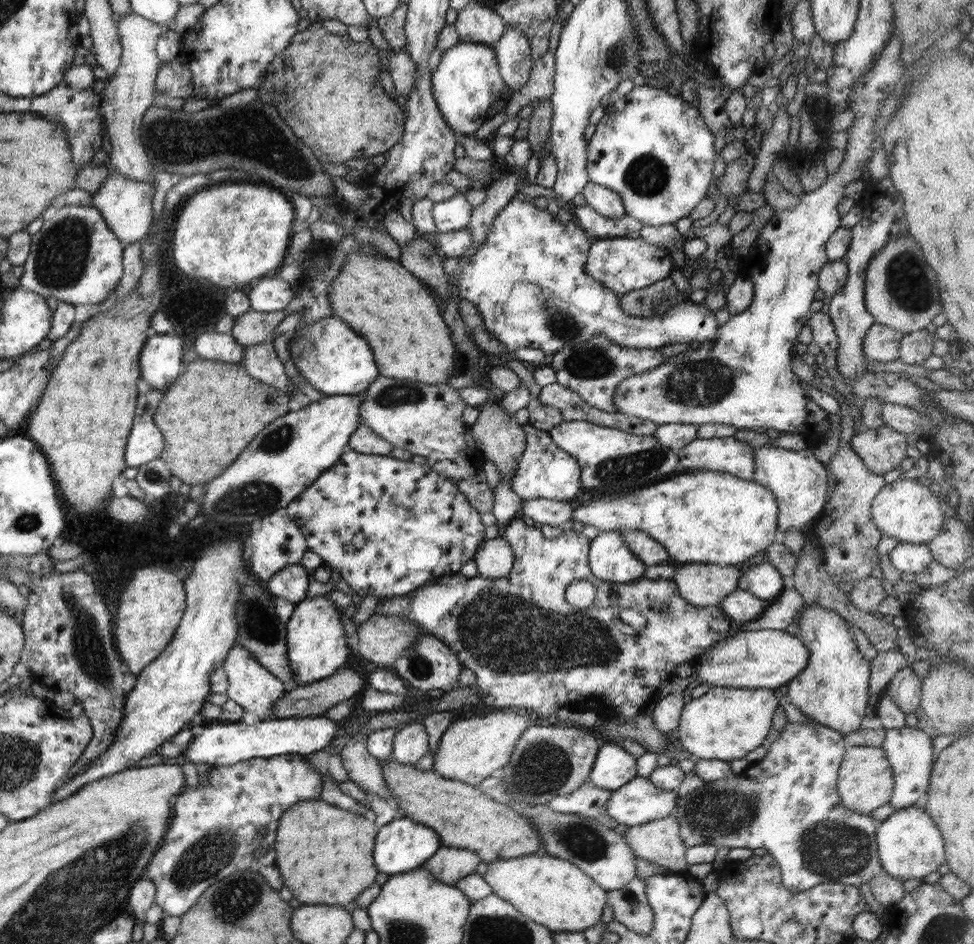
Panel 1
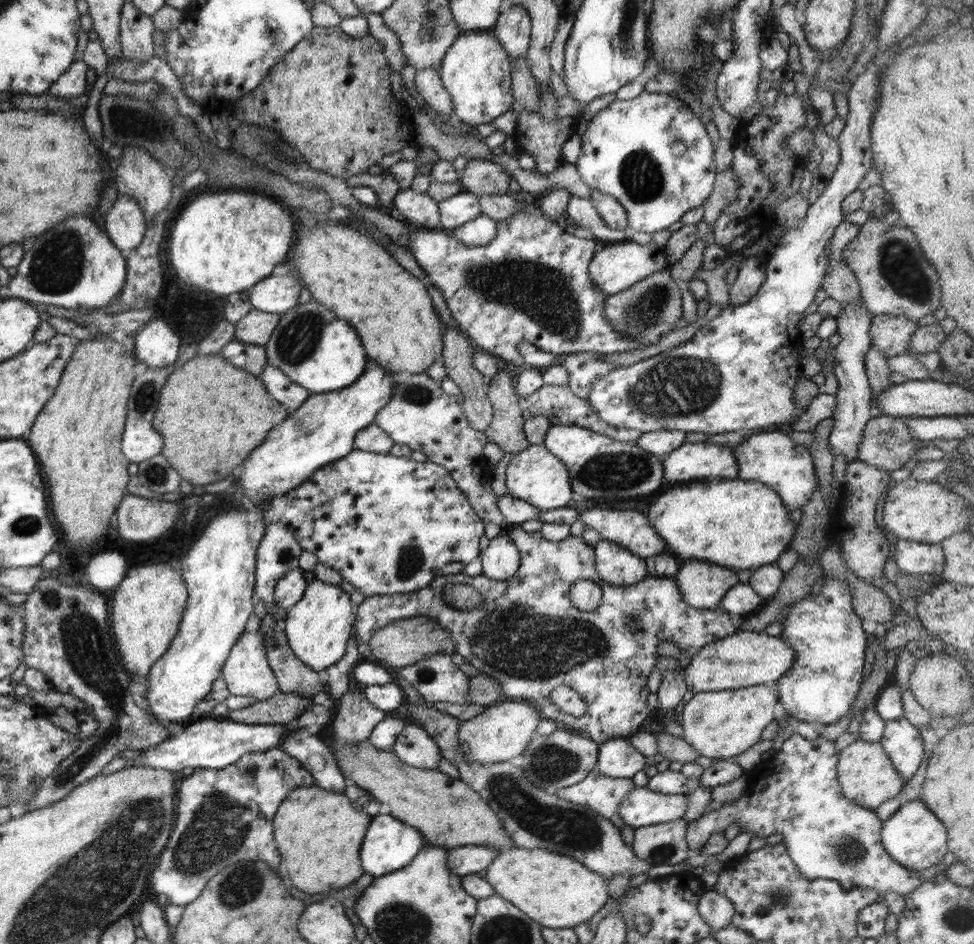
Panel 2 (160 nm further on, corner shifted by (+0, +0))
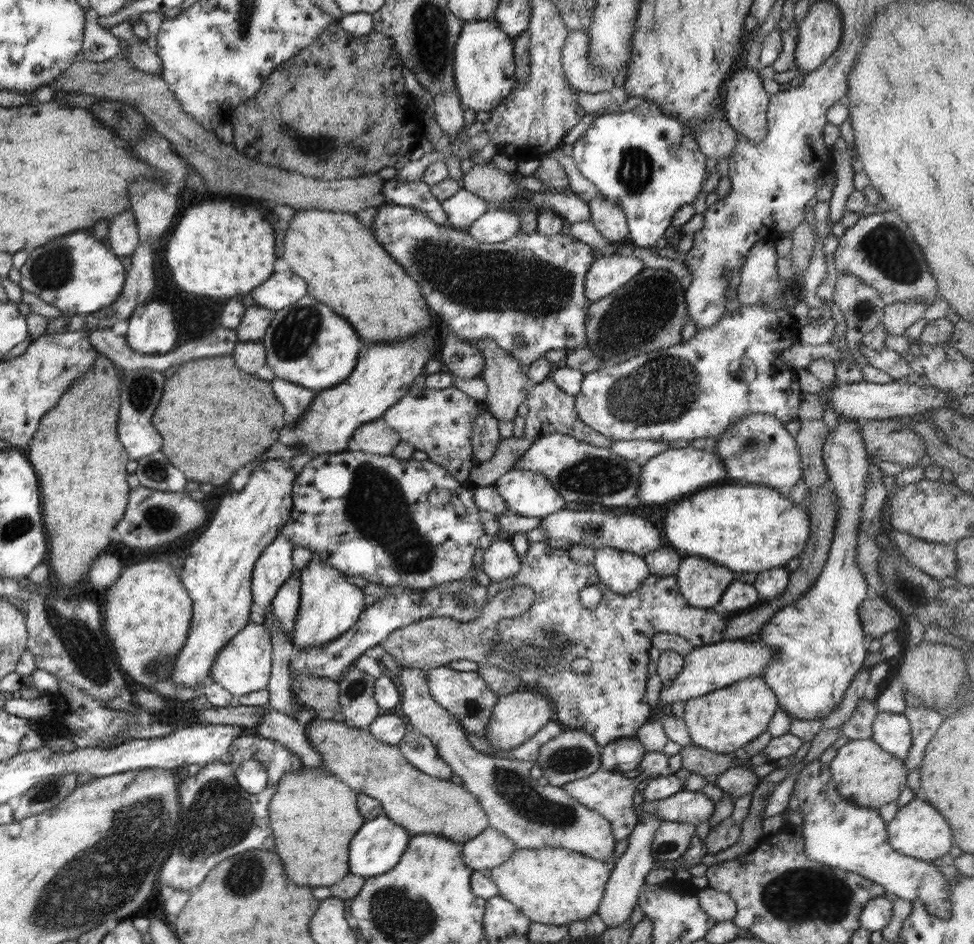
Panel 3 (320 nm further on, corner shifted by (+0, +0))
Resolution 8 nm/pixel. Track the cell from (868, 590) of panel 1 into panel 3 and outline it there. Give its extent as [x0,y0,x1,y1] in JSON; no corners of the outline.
[858,597,905,640]

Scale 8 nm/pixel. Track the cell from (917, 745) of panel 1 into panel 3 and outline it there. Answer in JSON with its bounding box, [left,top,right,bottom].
[871,711,911,760]

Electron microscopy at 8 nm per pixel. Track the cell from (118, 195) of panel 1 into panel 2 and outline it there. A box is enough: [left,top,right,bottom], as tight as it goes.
[105,196,147,249]

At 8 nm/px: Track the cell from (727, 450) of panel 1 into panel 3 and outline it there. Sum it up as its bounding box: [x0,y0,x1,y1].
[638,446,729,506]

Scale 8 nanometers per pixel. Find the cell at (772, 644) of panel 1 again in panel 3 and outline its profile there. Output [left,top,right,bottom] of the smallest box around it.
[659,639,771,704]

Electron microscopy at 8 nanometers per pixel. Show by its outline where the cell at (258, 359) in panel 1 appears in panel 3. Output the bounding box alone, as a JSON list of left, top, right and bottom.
[272,377,317,425]

